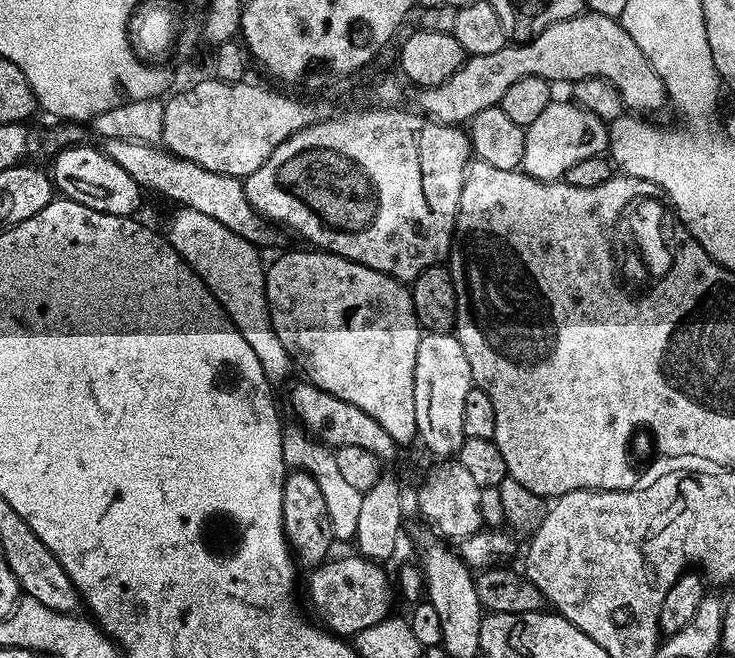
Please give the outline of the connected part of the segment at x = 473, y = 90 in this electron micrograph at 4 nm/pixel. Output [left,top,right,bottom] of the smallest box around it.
[415,10,666,126]

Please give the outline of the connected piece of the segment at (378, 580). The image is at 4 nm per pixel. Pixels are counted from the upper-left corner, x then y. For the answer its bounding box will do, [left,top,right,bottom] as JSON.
[308,554,394,638]

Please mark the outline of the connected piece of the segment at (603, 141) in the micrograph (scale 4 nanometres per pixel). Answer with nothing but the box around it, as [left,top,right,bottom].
[520,99,609,180]

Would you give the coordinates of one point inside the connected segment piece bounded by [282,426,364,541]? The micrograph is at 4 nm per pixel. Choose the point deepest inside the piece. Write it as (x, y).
(299, 452)

